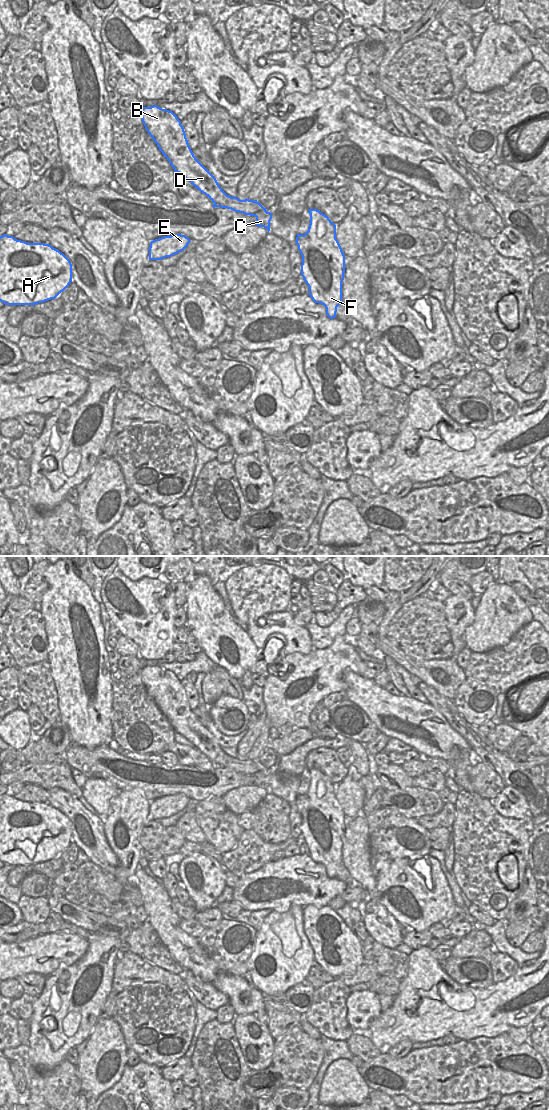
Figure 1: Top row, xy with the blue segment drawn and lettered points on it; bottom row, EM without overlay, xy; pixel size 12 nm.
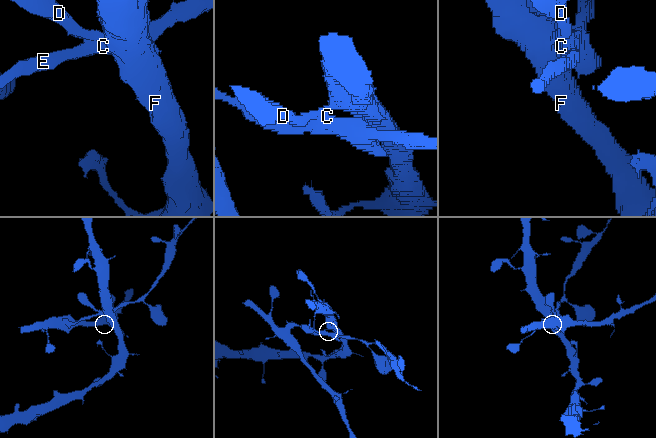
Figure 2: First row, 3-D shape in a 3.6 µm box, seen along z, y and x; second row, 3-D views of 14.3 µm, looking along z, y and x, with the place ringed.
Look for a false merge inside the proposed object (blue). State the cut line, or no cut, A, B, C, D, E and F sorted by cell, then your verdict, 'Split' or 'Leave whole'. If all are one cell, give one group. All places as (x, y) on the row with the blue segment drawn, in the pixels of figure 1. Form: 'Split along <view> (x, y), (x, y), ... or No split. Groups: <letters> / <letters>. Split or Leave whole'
Split along xy (265, 209), (250, 215). Groups: A C E / B D F. Split

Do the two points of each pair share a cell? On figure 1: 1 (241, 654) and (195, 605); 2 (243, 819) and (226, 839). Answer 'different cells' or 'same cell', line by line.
1: same cell
2: different cells

